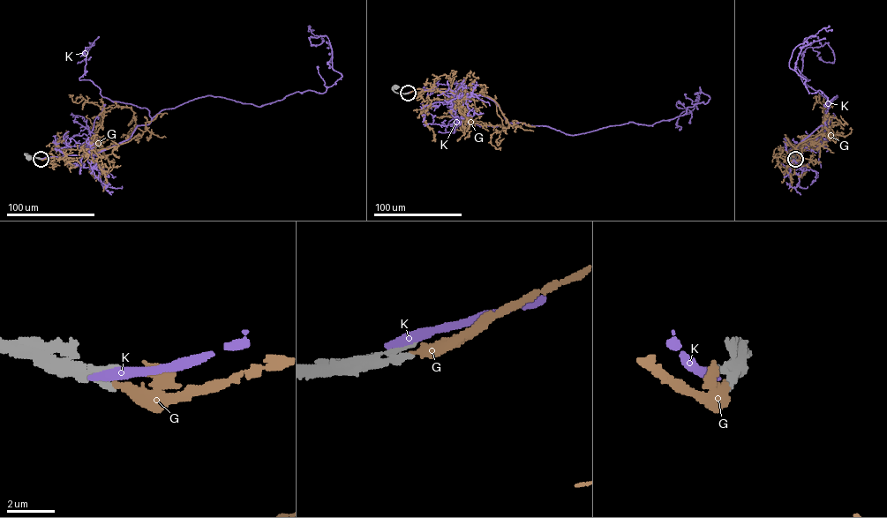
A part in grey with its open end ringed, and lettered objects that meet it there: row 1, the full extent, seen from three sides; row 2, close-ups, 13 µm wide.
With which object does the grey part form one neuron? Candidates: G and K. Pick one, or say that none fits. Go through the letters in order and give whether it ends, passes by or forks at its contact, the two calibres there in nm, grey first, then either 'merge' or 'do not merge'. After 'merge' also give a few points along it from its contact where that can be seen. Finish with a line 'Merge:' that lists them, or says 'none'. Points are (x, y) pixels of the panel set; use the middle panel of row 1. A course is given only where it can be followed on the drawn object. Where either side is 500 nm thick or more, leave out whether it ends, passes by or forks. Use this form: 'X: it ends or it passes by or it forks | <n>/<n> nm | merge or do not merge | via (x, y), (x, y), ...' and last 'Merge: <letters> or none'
G: it ends | 240/280 nm | merge | via (408, 93), (446, 89), (461, 99), (477, 93), (491, 97), (510, 124), (502, 127), (497, 145), (504, 138)
K: 240/550 nm | do not merge
Merge: G

